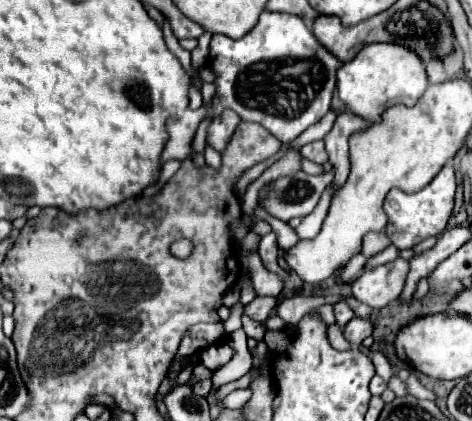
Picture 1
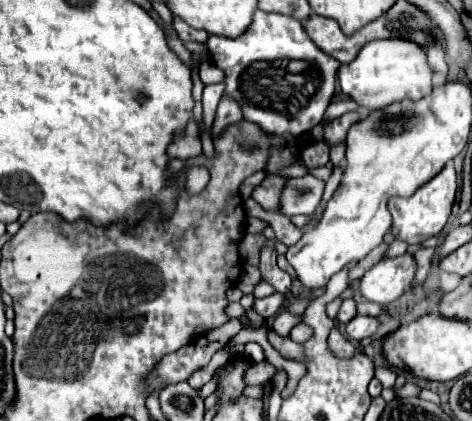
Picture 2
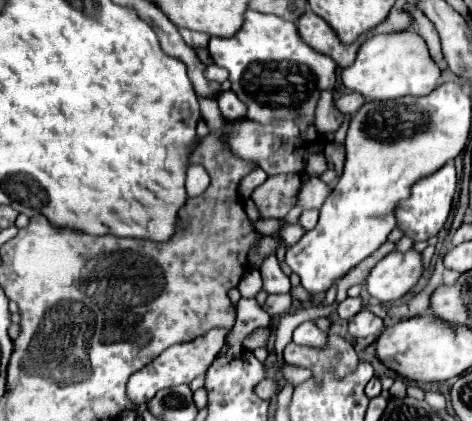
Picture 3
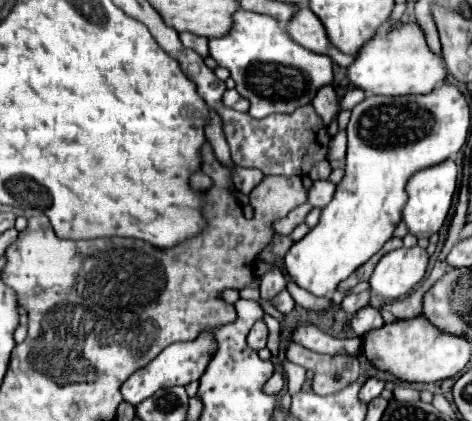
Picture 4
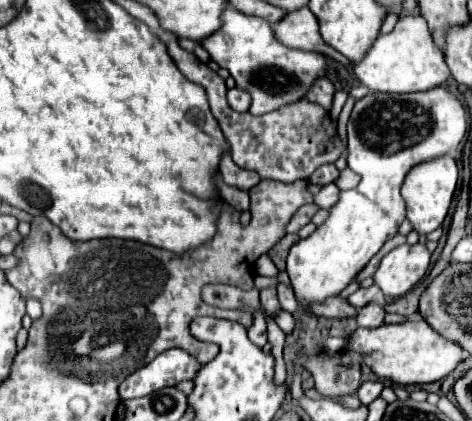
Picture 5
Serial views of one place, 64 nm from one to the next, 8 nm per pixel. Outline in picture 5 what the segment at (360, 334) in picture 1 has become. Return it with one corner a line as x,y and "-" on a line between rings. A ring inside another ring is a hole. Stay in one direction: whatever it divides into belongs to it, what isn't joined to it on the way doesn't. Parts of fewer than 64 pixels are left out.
370,302
364,308
360,308
356,320
358,320
358,326
362,326
362,328
378,328
384,324
384,314
386,312
380,304

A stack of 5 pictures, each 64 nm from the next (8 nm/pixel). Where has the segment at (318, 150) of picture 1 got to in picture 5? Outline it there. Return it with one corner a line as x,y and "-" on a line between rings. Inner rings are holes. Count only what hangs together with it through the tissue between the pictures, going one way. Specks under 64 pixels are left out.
328,164
328,166
320,166
312,176
310,176
310,182
312,184
332,184
336,182
340,176
338,168
334,164

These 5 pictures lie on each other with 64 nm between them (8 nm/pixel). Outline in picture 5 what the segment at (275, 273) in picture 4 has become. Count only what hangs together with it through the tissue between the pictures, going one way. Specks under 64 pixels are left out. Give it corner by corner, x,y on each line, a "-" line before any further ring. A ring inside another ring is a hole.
264,288
264,290
260,290
260,302
262,302
264,312
270,318
274,318
276,312
280,312
280,302
276,298
276,288

